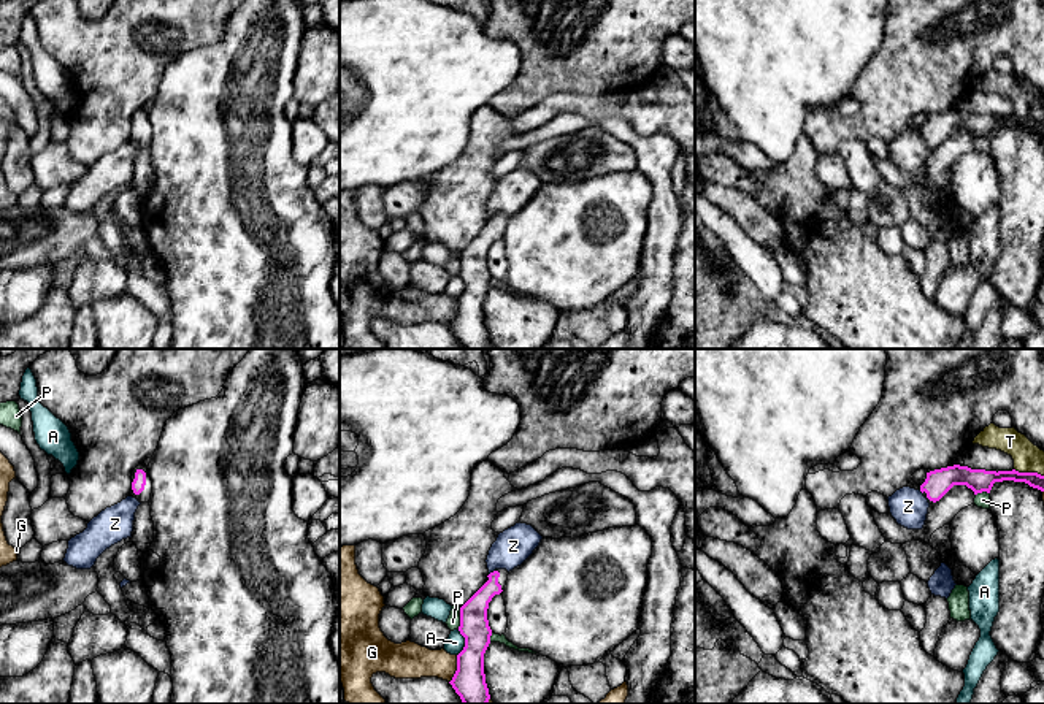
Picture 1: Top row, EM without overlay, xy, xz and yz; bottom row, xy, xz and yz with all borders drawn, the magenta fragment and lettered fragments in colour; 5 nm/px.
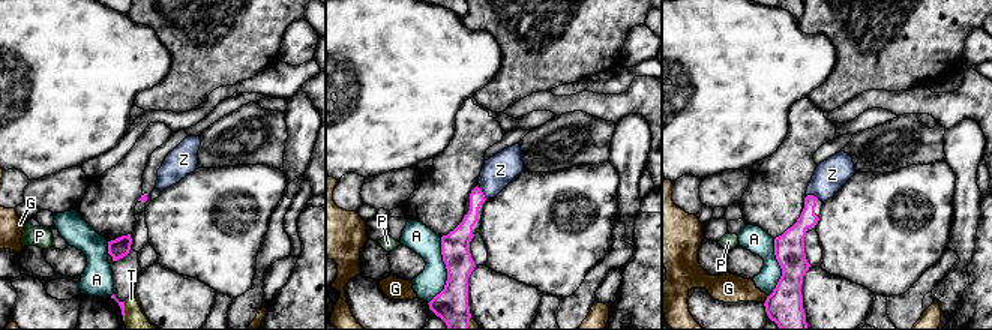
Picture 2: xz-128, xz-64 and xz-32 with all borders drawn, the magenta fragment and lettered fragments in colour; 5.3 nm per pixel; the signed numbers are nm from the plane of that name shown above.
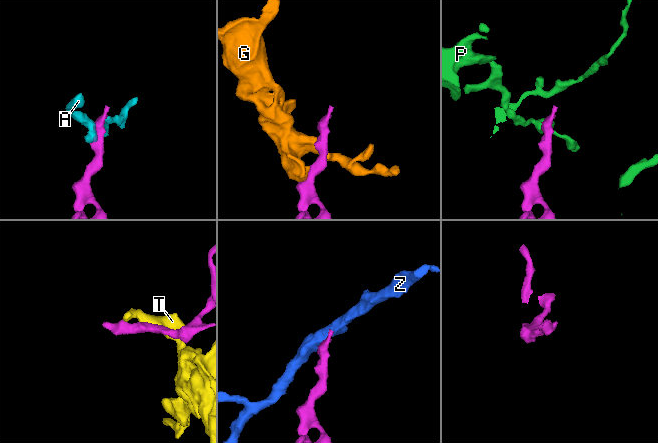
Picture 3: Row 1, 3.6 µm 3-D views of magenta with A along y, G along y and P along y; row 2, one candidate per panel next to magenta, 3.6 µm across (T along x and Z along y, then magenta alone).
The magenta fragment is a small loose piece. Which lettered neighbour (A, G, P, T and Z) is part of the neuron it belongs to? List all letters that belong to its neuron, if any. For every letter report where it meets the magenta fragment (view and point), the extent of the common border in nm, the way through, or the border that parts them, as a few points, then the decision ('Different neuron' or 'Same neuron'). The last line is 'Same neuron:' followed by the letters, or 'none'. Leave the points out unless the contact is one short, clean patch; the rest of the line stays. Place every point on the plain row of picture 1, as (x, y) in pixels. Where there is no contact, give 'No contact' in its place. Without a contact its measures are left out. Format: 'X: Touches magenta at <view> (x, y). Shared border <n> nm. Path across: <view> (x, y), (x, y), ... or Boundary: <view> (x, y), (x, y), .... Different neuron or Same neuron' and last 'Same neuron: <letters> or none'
A: Touches magenta at xz (465, 287). Shared border 140 nm. Boundary: xz (459, 275), (464, 283), (464, 294), (457, 300). Different neuron
G: Touches magenta at xz (457, 314). Shared border 150 nm. Different neuron
P: Touches magenta at xz (460, 264). Shared border 110 nm. Boundary: xz (460, 252), (460, 270), (457, 273). Different neuron
T: Touches magenta at yz (1028, 118). Shared border 160 nm. Different neuron
Z: Touches magenta at xz (491, 218). Shared border 40 nm. Boundary: xz (494, 214), (489, 219). Different neuron
Same neuron: none

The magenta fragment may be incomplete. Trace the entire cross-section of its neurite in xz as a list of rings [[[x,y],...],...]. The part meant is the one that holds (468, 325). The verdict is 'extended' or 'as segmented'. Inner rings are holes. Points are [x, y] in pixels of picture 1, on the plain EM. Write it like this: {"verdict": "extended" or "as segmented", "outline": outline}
{"verdict": "extended", "outline": [[[506,214],[490,217],[484,230],[460,252],[459,276],[465,282],[465,292],[457,300],[457,316],[449,328],[463,349],[487,349],[490,344],[484,319],[484,298],[492,281],[487,254],[495,239],[503,239],[508,219]]]}

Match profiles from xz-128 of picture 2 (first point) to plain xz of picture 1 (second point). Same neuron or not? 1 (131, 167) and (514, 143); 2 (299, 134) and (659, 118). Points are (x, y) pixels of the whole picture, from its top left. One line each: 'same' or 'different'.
1: different
2: different

